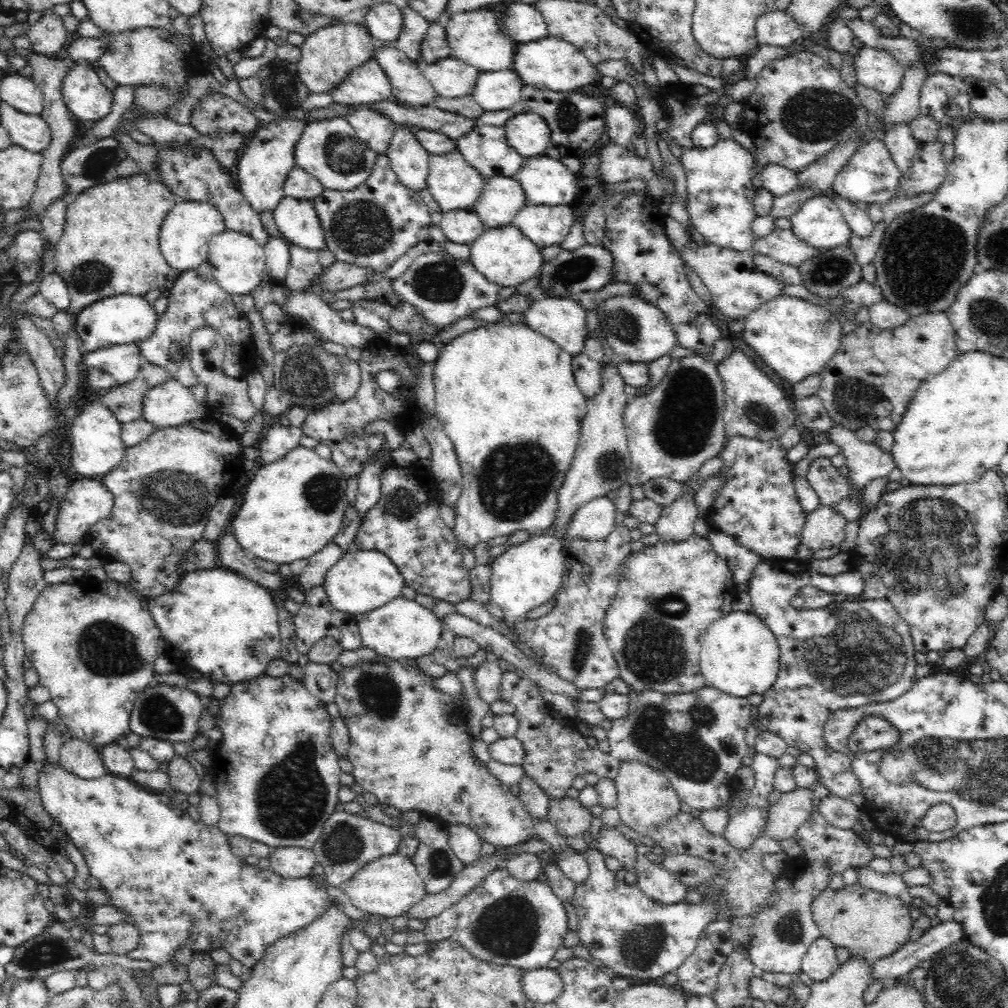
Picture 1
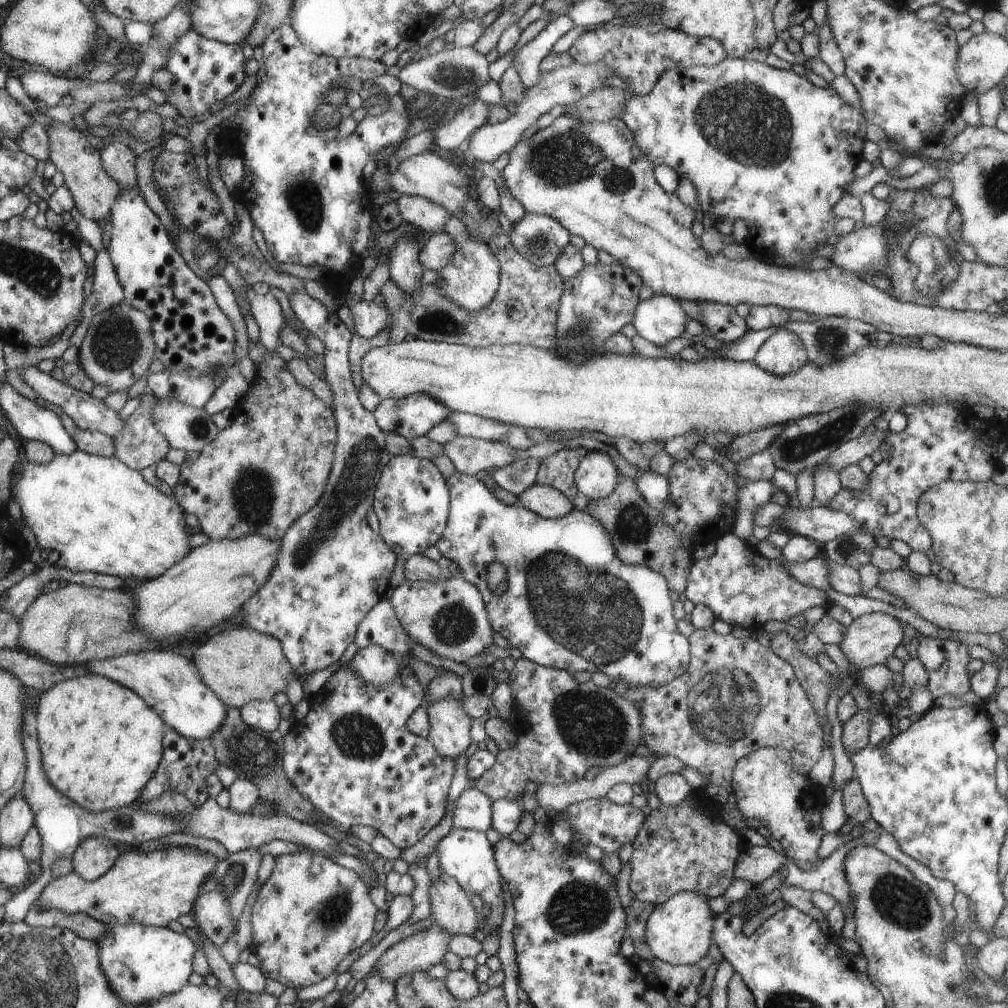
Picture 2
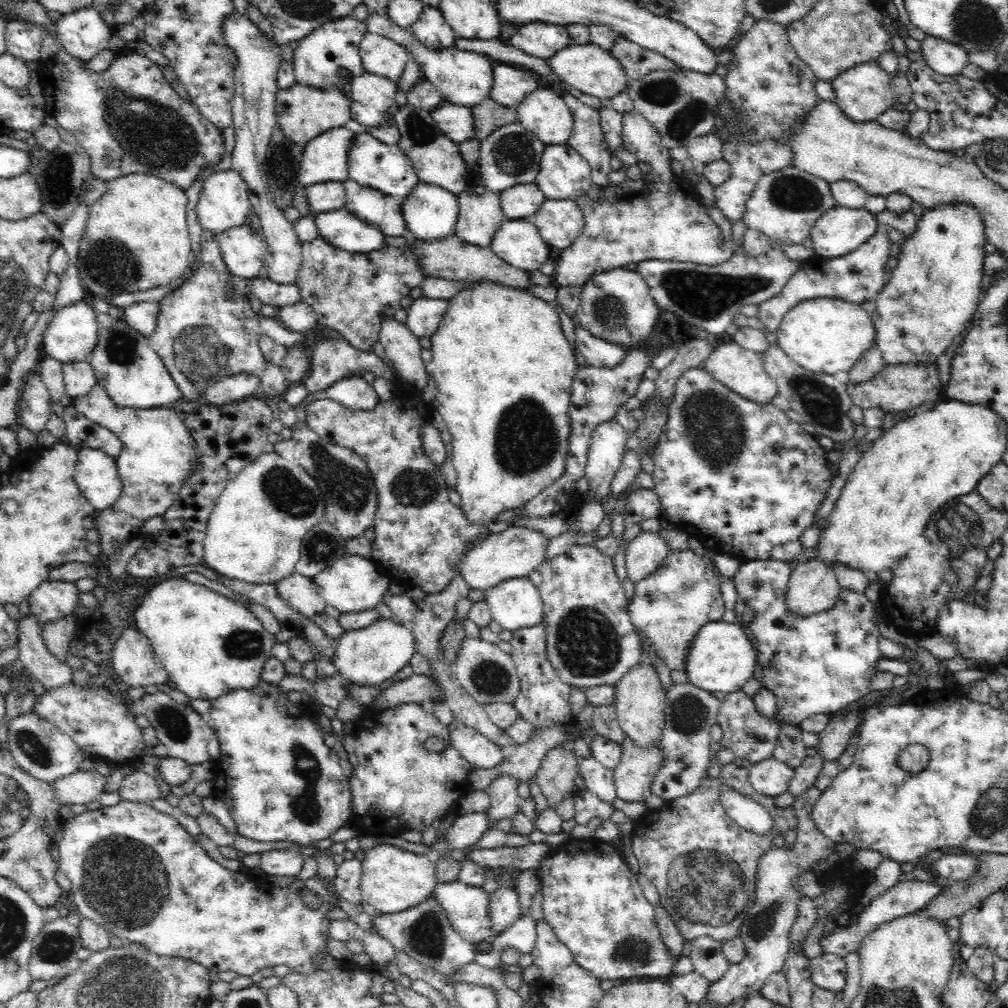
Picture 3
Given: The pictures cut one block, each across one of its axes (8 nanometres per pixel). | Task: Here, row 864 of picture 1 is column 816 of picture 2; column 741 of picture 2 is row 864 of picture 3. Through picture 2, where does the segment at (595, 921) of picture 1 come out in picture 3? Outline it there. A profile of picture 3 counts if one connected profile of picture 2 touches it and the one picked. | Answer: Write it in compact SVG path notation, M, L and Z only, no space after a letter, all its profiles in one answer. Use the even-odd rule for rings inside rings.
M572 838L562 844L556 854L544 858L538 870L542 882L544 918L558 940L572 952L578 966L592 972L598 980L630 982L630 978L670 978L678 956L674 956L674 952L664 944L656 924L654 904L646 900L642 888L638 886L638 876L632 874L620 850L616 850L610 842L600 842L598 838Z

